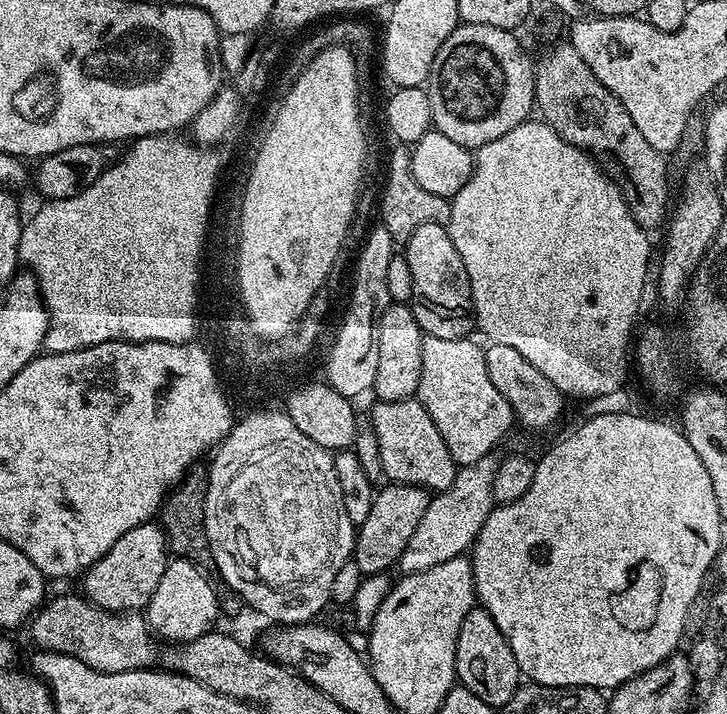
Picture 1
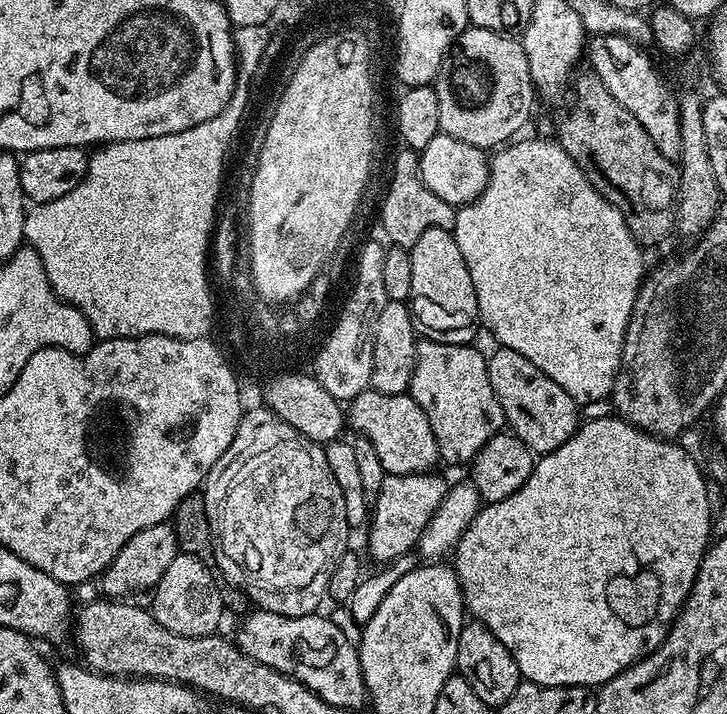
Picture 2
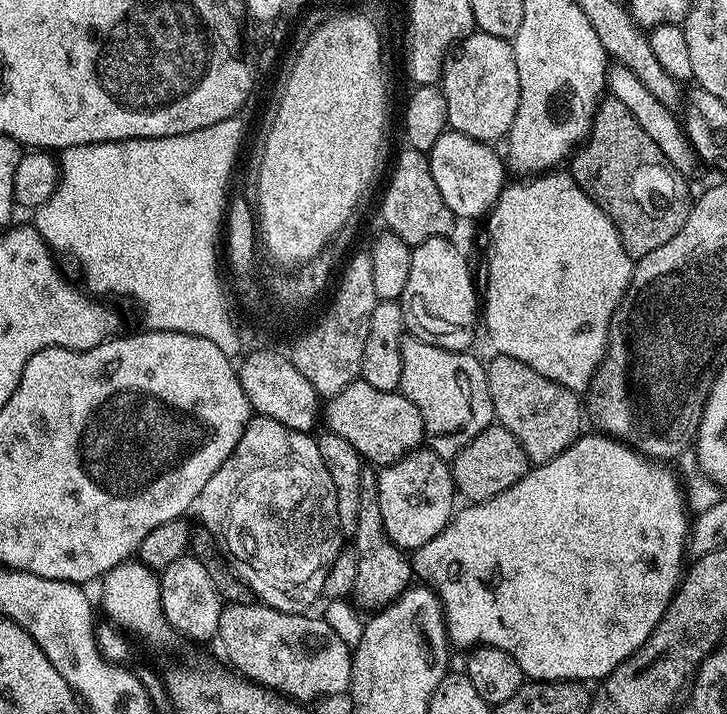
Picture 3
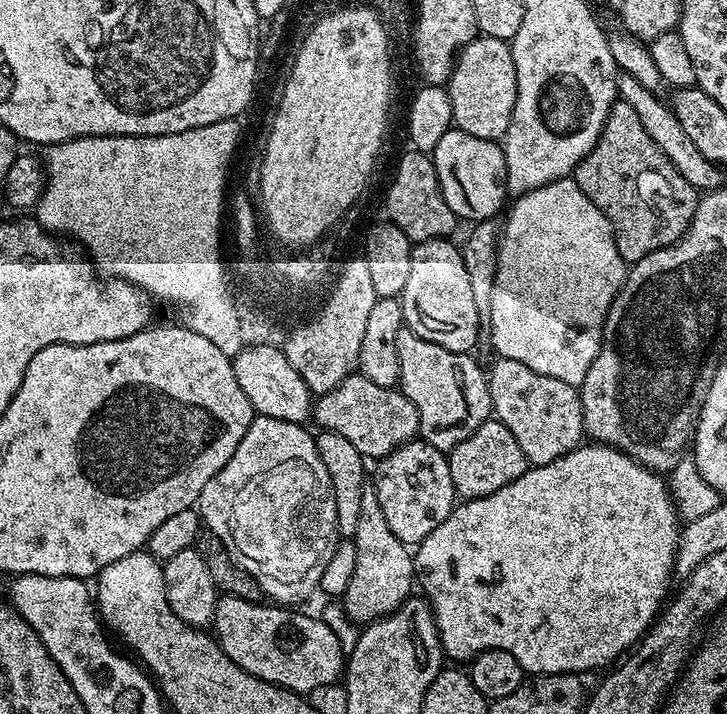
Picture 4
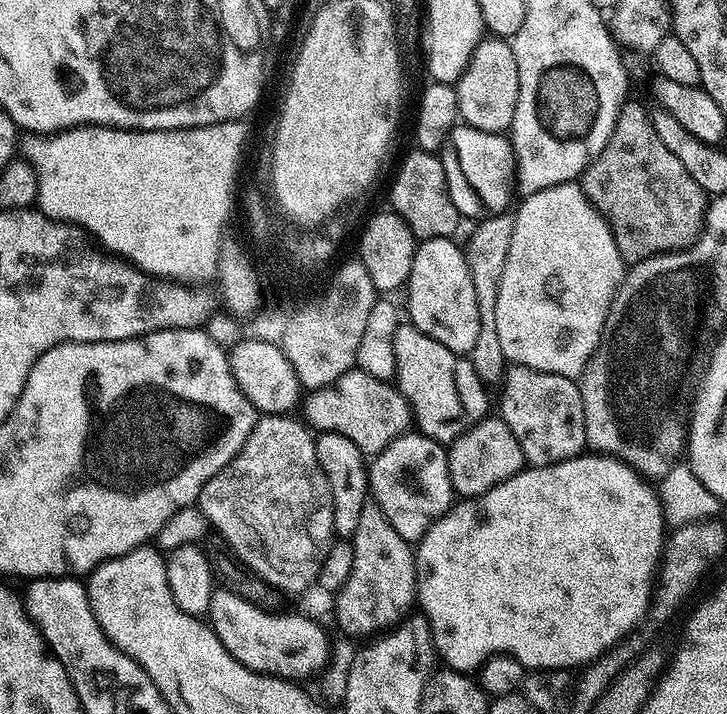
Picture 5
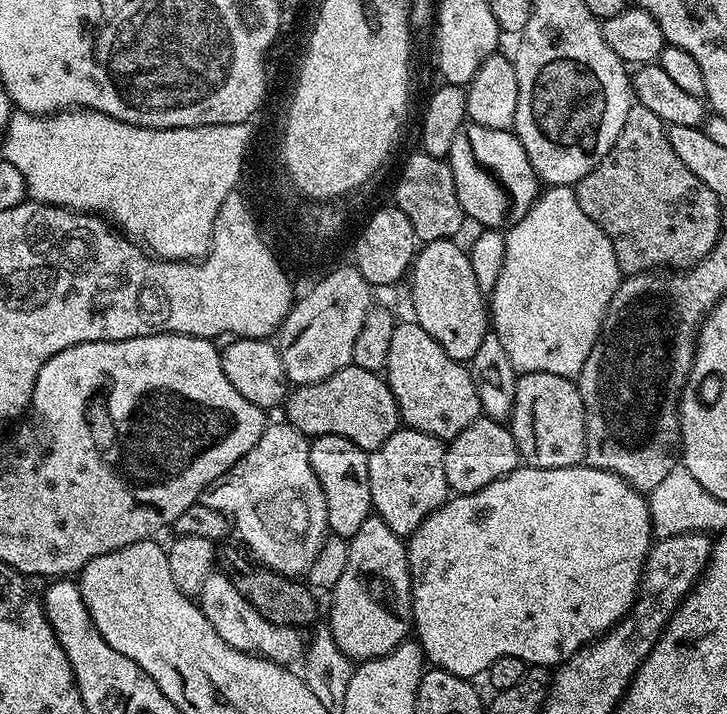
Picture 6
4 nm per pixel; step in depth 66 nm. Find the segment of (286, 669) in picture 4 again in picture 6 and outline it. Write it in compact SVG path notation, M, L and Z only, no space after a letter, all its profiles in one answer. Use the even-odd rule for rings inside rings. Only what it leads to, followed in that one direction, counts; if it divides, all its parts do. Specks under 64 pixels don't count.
M213 570L206 582L202 582L198 603L202 614L206 614L206 622L214 626L218 638L222 638L222 642L230 642L234 650L251 652L253 656L262 656L285 666L295 665L295 660L299 661L305 655L306 636L300 633L303 631L291 624L270 622L253 604L246 602L242 594L238 594L238 586L234 586L231 575L223 576L220 570Z

